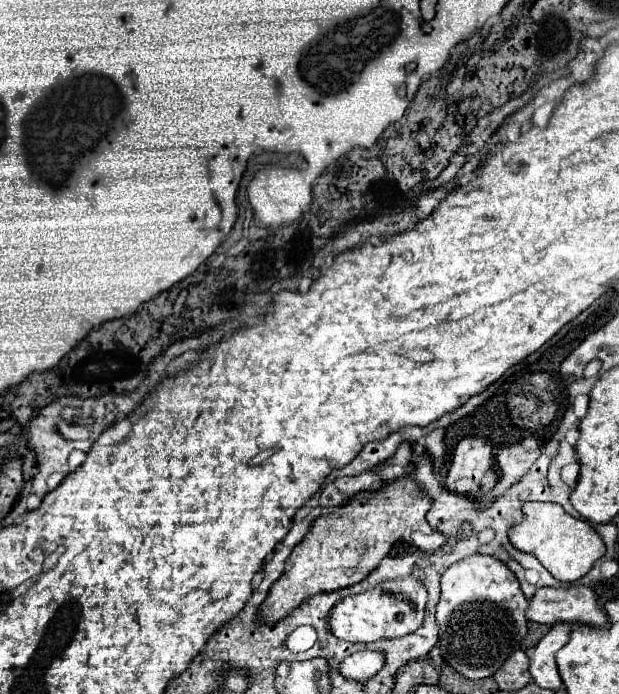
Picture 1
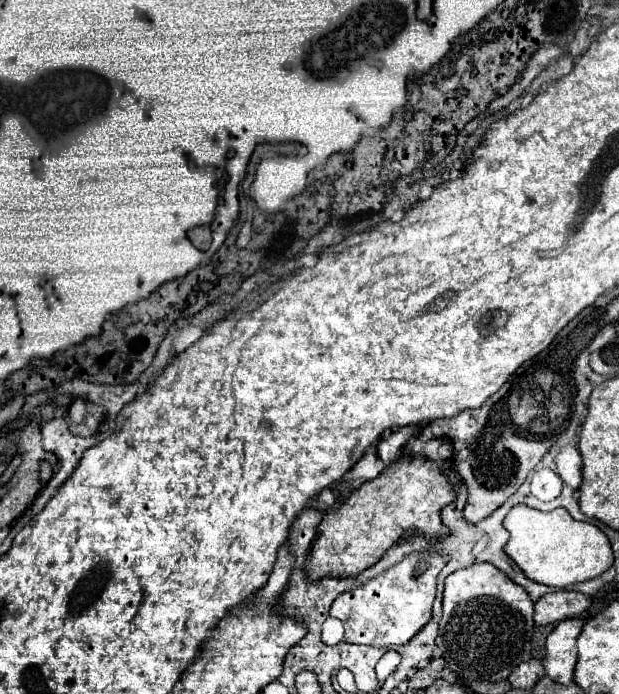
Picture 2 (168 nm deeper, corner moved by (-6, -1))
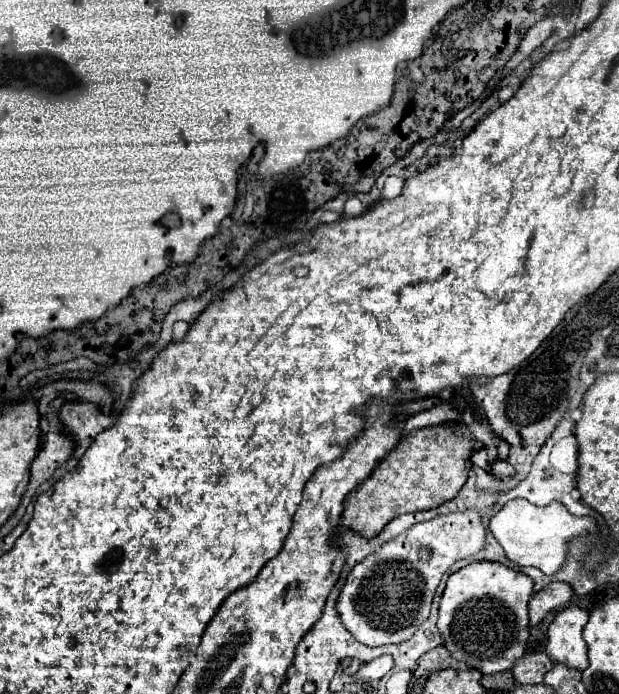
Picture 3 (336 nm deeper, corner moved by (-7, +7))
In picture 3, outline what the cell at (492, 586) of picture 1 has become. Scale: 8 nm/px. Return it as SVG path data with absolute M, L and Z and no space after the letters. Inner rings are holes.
M472 562L470 566L450 574L438 616L438 630L444 638L444 646L456 660L466 662L482 674L496 674L512 668L526 652L526 640L530 636L530 598L532 580L504 564Z

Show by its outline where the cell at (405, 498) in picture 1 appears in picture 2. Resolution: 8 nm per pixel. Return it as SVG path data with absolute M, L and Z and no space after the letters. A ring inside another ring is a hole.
M425 458L399 460L383 470L375 480L365 482L353 490L349 498L331 506L317 528L315 544L303 564L309 580L325 576L349 578L367 570L409 530L415 528L423 534L443 532L445 526L439 518L443 506L455 500L455 490L439 472L437 464Z

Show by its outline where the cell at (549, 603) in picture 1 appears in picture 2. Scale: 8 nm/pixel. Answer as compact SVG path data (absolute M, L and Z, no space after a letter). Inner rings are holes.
M557 590L541 596L535 602L535 624L545 626L545 624L555 624L567 618L581 616L591 608L591 600L573 590Z

